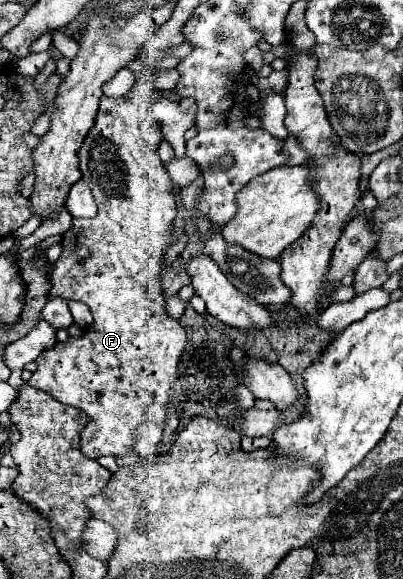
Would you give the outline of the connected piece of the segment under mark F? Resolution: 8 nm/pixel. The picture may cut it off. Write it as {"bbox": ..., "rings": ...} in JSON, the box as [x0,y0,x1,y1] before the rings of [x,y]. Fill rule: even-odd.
{"bbox":[28,69,188,459],"rings":[[[146,69],[138,75],[138,81],[126,97],[100,99],[94,127],[76,153],[82,175],[90,175],[90,189],[98,203],[98,215],[94,219],[73,218],[72,229],[62,237],[62,254],[50,273],[50,289],[54,295],[82,301],[90,307],[94,315],[94,323],[88,327],[90,335],[70,337],[66,343],[56,343],[52,351],[44,351],[36,359],[38,369],[28,381],[32,387],[50,393],[60,403],[74,405],[88,415],[90,421],[82,431],[80,451],[90,459],[102,455],[126,457],[128,453],[134,453],[136,429],[142,423],[158,425],[160,429],[166,427],[170,389],[178,381],[178,365],[188,343],[184,325],[166,313],[166,297],[160,277],[164,249],[170,245],[178,209],[172,193],[172,179],[156,153],[160,139],[152,141],[148,135],[148,129],[158,125],[150,111],[158,97],[158,89],[154,89],[150,77],[152,71]]]}

